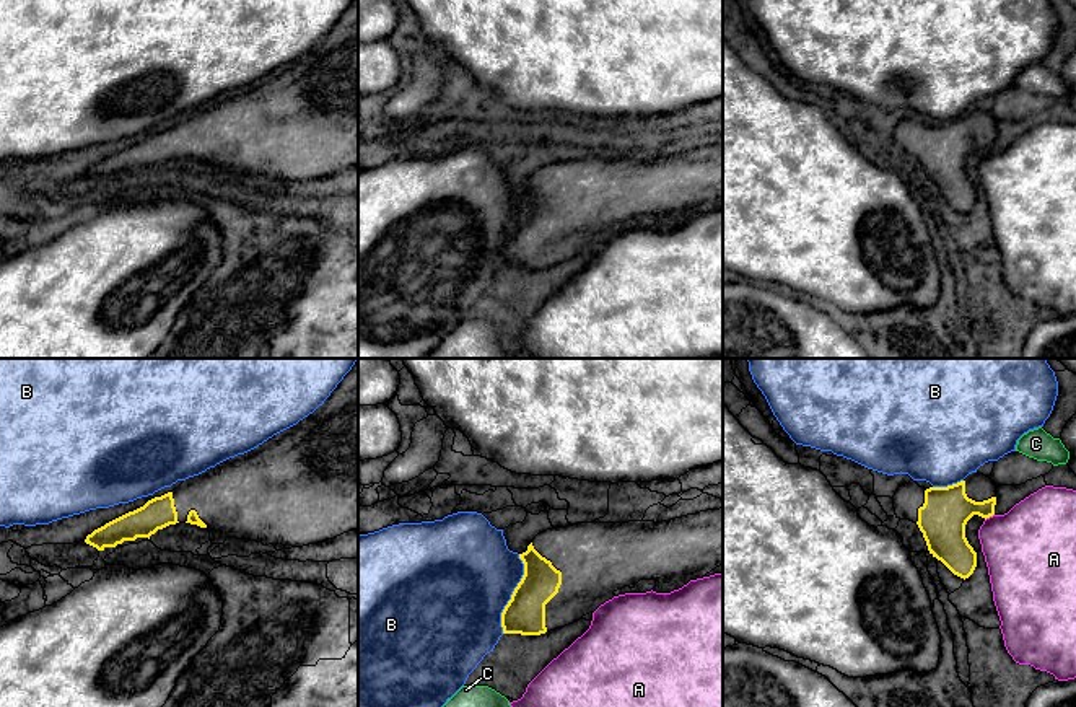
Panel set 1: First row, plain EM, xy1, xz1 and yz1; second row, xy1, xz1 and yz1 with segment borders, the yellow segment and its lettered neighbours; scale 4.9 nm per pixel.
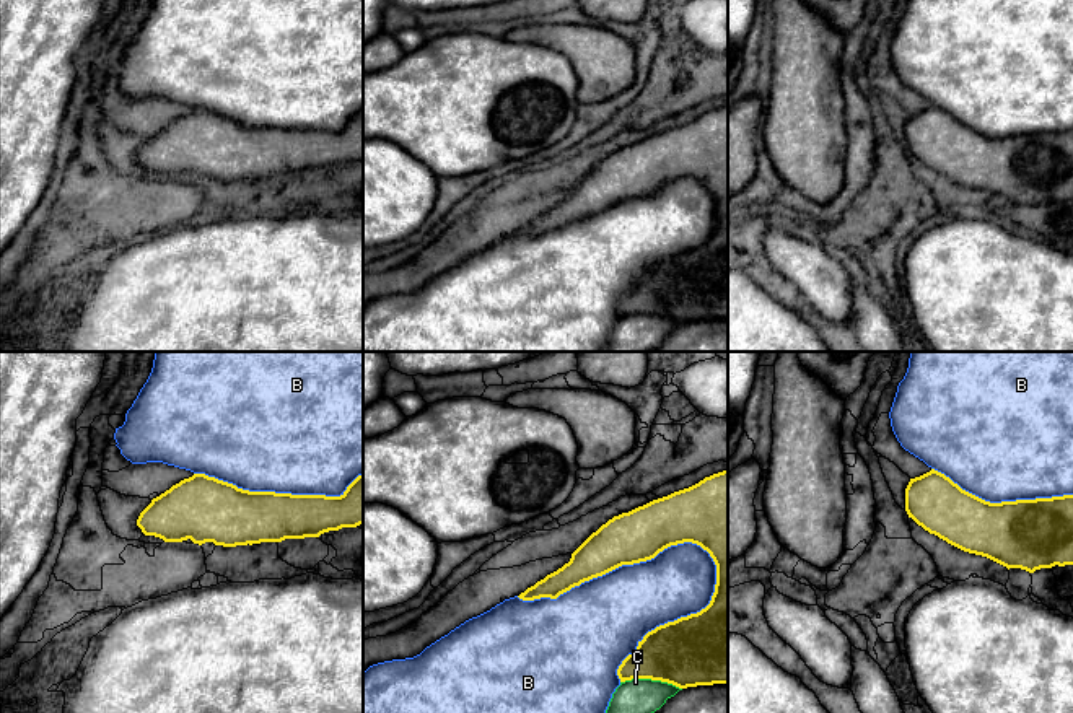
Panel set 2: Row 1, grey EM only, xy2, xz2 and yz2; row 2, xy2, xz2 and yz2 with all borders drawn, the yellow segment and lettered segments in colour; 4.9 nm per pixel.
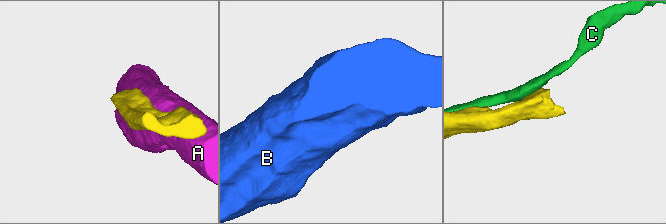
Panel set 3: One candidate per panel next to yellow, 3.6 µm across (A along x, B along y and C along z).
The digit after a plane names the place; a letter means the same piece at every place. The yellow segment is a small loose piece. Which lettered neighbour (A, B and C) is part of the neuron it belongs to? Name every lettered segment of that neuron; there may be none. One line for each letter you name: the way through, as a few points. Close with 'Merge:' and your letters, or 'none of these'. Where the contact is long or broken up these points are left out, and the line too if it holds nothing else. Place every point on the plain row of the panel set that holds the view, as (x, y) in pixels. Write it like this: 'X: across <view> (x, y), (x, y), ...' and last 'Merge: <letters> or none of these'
Merge: none of these

